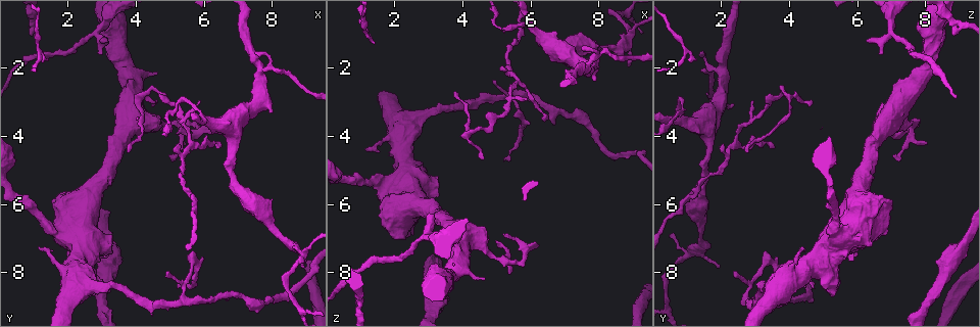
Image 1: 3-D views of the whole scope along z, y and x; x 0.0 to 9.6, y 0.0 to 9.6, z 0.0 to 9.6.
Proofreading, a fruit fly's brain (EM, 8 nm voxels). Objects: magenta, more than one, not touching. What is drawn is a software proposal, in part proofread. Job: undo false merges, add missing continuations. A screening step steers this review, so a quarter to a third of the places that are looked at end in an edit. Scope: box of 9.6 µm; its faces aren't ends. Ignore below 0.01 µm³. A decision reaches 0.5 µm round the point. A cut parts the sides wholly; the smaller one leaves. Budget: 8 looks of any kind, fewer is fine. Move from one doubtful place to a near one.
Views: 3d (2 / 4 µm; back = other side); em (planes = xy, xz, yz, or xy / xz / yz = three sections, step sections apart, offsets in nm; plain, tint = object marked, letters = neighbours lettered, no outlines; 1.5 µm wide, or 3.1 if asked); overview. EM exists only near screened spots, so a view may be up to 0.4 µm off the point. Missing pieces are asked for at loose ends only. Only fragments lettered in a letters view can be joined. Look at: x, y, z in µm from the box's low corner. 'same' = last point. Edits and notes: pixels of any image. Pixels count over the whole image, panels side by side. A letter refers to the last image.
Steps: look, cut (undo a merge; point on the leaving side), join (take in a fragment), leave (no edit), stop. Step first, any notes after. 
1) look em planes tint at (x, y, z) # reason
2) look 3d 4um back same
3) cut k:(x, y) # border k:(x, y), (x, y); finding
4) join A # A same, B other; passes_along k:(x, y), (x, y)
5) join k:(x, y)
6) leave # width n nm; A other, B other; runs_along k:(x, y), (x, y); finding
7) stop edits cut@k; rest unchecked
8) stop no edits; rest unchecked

look 3d 4um at (4.90, 8.00, 2.35) # tapers out

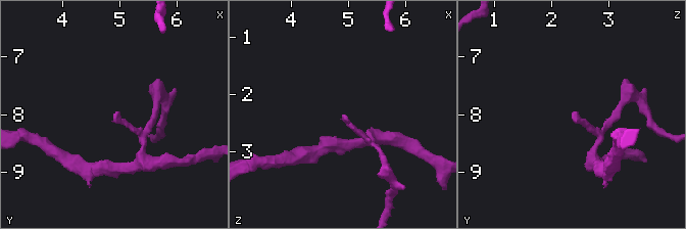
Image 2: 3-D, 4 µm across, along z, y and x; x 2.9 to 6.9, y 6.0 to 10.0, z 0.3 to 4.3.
look em planes plain at (4.85, 7.95, 2.35) # now the EM

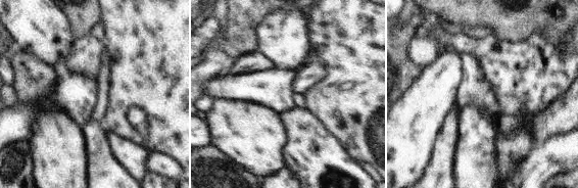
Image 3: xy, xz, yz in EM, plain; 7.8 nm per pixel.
look em planes letters same # see the neighbours

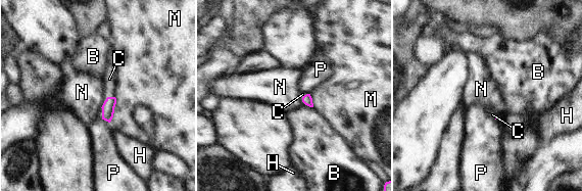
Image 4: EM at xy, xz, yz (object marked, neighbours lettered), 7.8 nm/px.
join C # width 80 nm; B other, C same, H other, M other, N other, P other; passes_along 4:(108, 106), (107, 97), (109, 79); it goes on there

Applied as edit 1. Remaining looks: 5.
look overview

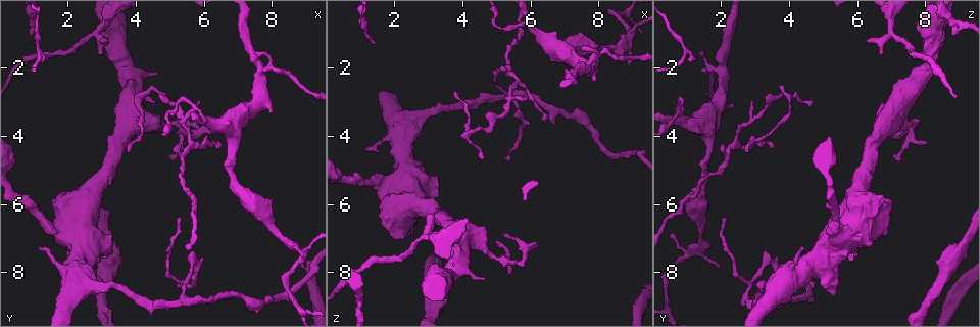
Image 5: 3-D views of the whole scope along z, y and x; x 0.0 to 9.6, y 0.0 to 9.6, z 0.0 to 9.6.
look em planes letters at (3.80, 4.45, 2.75) # an open end

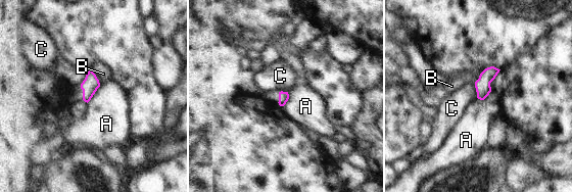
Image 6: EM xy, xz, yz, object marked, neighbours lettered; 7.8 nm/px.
leave # A other, B other, C other; border 6:(100, 85), (87, 102); none of them fits

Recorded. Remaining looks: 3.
look em planes letters at (5.20, 8.50, 4.75) # tapers out

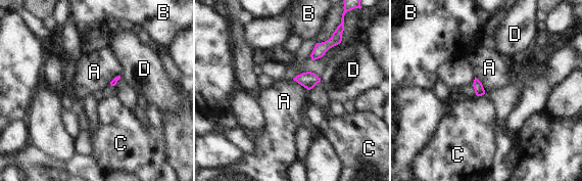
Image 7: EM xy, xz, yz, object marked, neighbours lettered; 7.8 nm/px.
leave # A other, B other, C other, D other; border 7:(483, 94), (477, 96); no lettered fragment goes on from it

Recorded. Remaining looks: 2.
stop edits join@4; rest unchecked

